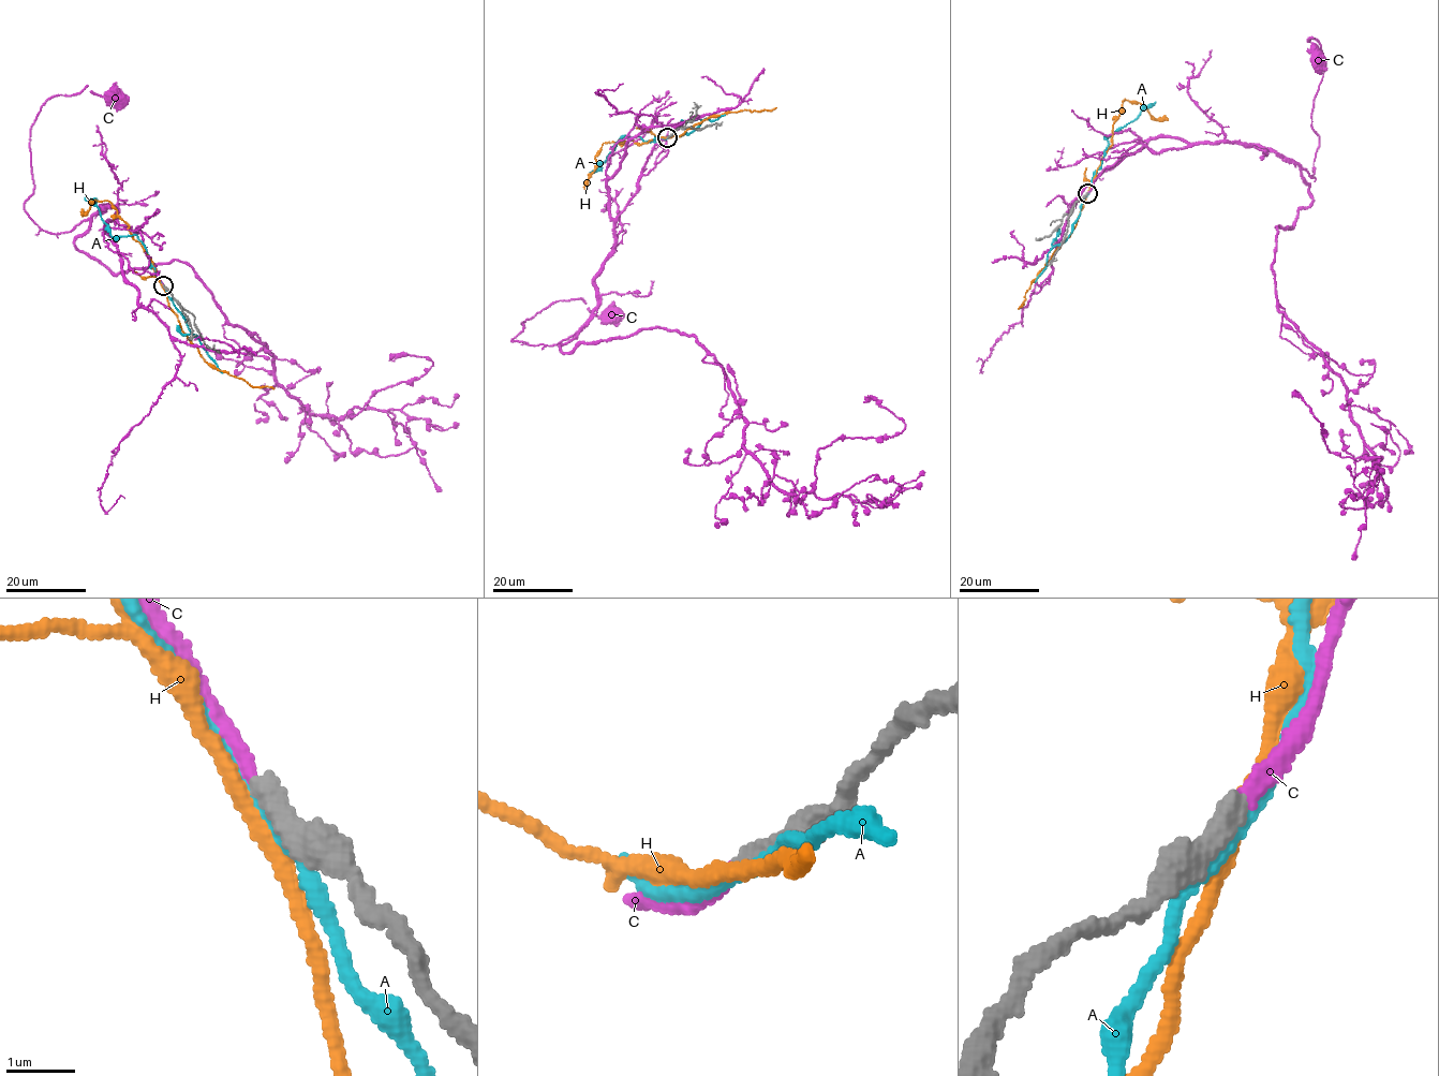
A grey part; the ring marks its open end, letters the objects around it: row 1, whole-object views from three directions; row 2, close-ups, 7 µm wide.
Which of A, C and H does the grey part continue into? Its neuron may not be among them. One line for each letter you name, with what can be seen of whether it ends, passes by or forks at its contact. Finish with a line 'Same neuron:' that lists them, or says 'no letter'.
C: it ends
Same neuron: C

